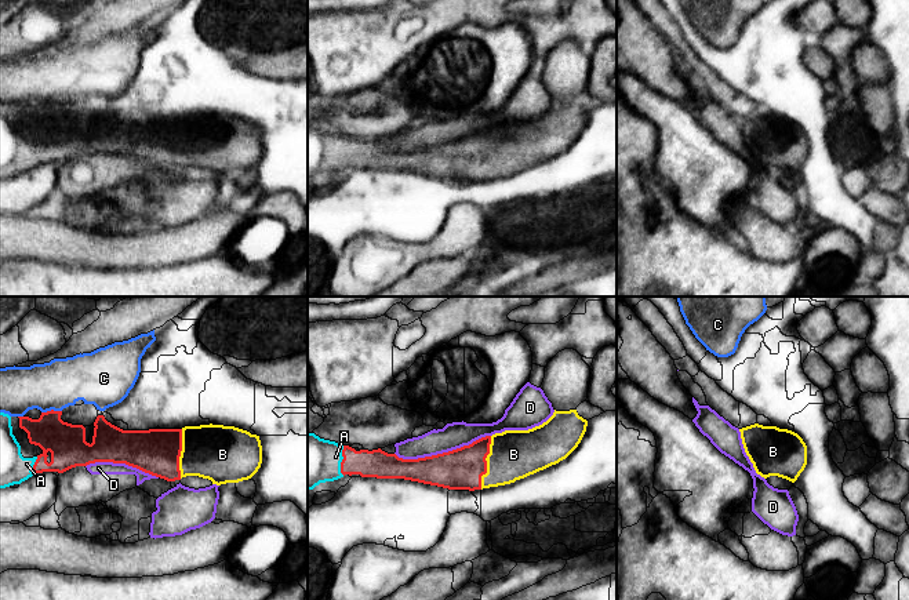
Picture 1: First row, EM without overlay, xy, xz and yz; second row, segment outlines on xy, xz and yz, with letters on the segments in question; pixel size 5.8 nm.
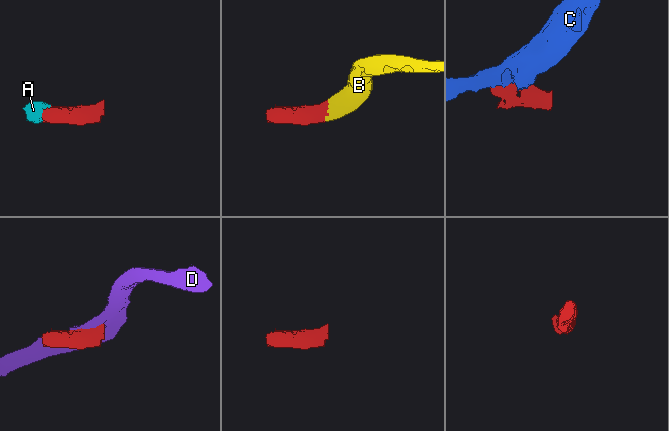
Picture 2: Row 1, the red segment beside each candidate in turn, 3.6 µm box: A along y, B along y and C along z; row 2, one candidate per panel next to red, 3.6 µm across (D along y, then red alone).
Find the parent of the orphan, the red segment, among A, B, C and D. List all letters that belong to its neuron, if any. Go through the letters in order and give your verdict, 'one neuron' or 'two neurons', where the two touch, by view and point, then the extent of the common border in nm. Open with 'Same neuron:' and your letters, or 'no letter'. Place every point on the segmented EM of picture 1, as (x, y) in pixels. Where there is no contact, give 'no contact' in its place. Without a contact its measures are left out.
Same neuron: A, B
A: one neuron; meets red in xz at (342, 461); contact 180 nm long
B: one neuron; meets red in xz at (486, 462); contact 320 nm long
C: two neurons; meets red in xy at (51, 410); contact 120 nm long
D: two neurons; meets red in xz at (443, 453); contact 550 nm long

